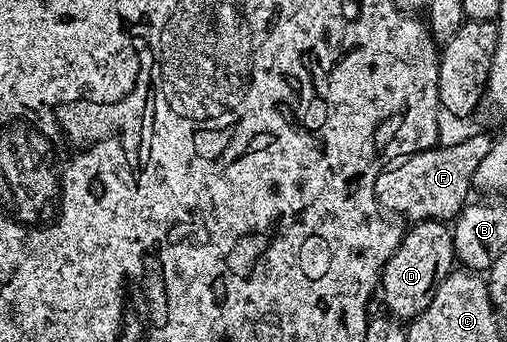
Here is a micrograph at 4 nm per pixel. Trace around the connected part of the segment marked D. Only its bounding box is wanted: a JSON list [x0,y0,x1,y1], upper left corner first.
[380,221,455,319]

